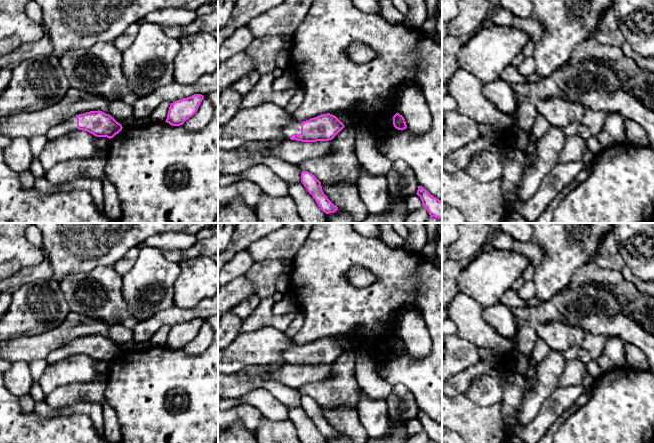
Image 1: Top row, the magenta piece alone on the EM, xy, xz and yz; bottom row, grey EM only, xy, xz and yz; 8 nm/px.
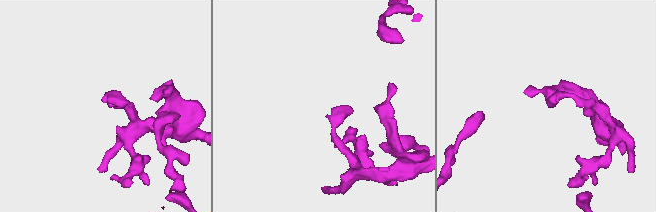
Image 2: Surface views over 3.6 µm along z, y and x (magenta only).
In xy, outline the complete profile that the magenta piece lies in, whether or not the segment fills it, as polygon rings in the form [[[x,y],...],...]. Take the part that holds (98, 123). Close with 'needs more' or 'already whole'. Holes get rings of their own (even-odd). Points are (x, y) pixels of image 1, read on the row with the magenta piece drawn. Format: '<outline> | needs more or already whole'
[[[90,111],[75,115],[60,125],[52,127],[47,133],[48,140],[71,134],[74,131],[83,130],[96,137],[113,138],[122,130],[122,125],[111,115],[102,111]]] | needs more

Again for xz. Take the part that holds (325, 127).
[[[327,113],[303,122],[293,121],[285,125],[282,131],[287,139],[316,142],[332,140],[344,127],[336,116]]] | needs more

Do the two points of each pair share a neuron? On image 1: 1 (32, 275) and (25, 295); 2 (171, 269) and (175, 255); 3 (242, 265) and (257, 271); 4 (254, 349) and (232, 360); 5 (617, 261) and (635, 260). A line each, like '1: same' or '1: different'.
1: different
2: different
3: different
4: same
5: different

